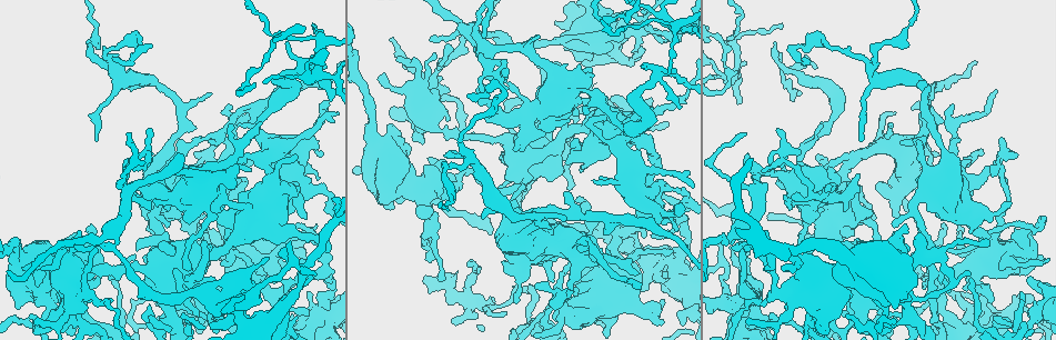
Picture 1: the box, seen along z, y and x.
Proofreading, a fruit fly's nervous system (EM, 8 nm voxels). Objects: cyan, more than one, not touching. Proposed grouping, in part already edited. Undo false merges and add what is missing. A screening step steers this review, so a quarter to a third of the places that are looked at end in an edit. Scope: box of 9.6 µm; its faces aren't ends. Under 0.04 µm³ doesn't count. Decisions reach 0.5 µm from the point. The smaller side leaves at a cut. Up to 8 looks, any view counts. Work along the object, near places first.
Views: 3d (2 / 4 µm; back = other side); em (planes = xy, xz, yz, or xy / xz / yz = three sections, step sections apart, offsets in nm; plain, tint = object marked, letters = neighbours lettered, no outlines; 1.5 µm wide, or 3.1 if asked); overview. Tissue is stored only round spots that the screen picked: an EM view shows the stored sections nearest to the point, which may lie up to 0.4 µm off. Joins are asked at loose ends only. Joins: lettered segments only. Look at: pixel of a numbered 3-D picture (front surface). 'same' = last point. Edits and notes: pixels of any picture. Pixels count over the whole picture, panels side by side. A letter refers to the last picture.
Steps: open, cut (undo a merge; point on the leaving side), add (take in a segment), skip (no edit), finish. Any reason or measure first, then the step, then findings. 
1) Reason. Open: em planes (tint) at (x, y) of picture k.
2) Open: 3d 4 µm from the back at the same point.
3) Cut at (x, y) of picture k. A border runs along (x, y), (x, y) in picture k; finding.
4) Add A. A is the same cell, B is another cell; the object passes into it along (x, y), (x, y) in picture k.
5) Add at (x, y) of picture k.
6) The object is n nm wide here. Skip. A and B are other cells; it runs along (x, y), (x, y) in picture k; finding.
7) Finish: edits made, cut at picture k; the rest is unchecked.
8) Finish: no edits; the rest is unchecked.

Calibre changes. Open: em yz step 8 (tint) at (442, 99) of picture 1.

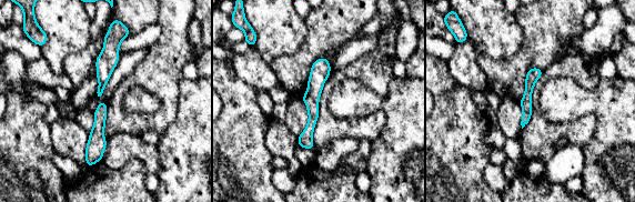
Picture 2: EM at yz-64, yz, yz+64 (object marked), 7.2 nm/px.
Open: em planes (letters) at the same point.

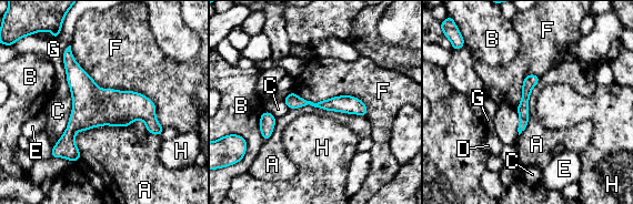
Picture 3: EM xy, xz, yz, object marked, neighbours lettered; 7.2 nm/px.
The object is 90 nm wide here. Skip. A, B, C, D, E, F, G and H are other cells; continuous, no second neuron.

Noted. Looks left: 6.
Thin end. Open: 3d 4 µm at (470, 262) of picture 1.

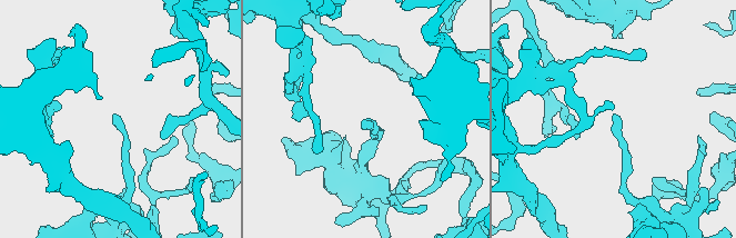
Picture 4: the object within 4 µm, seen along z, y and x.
Shape alone is not enough. Open: em xy step 8 (tint) at (366, 118) of picture 4.

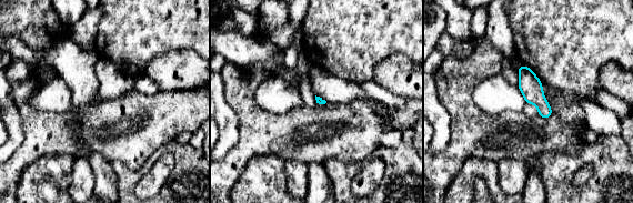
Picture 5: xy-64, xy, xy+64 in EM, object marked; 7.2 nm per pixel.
Open: em planes (letters) at the same point.

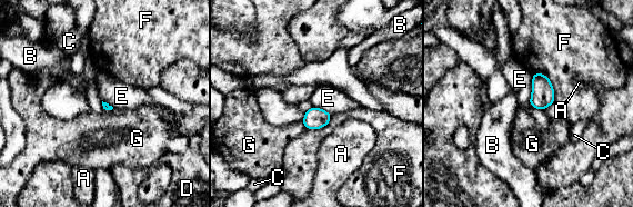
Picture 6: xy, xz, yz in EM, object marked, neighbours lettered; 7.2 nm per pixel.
The longest contact is with F, 260 nm. Skip. A, B, C, D, E, F and G are other cells; a border runs along (533, 74), (532, 95), (529, 100) in picture 6; none of them fits.

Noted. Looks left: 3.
Thin end. Open: em xy step 8 (letters) at (436, 57) of picture 1.

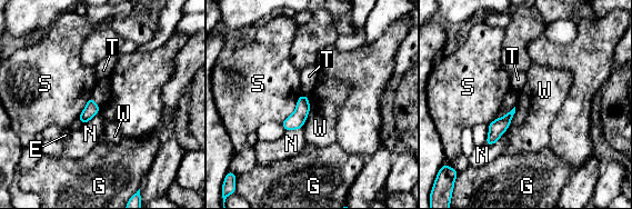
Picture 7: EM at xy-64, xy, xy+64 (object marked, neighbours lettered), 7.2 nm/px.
Skip. E, G, N, S, T and W are other cells; a border runs along (308, 97), (309, 113), (301, 127) in picture 7; no lettered segment goes on from it.

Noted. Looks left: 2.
Finish: no edits; the rest is unchecked.

